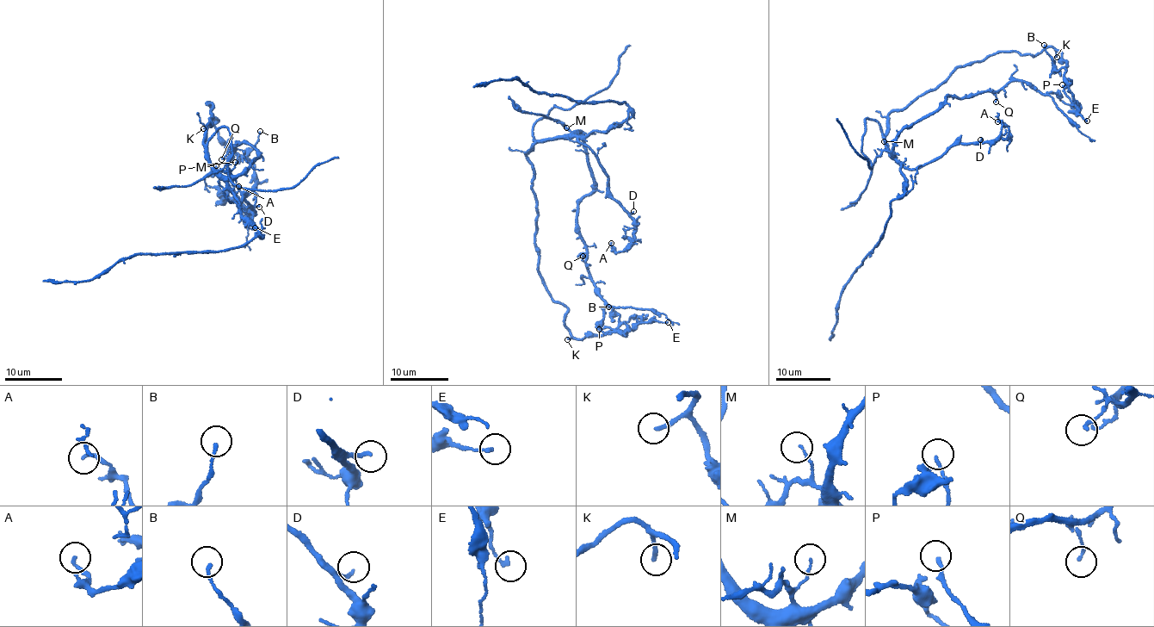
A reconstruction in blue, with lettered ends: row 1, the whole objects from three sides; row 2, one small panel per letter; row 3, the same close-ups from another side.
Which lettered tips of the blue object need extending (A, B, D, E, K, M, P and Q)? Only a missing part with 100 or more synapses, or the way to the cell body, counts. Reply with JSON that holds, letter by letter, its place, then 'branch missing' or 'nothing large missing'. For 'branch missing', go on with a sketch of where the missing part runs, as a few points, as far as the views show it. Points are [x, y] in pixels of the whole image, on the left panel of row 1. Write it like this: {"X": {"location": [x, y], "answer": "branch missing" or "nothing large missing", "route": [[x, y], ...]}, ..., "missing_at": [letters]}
{"A": {"location": [238, 186], "answer": "nothing large missing"}, "B": {"location": [260, 131], "answer": "nothing large missing"}, "D": {"location": [259, 207], "answer": "nothing large missing"}, "E": {"location": [255, 227], "answer": "nothing large missing"}, "K": {"location": [203, 128], "answer": "nothing large missing"}, "M": {"location": [235, 162], "answer": "nothing large missing"}, "P": {"location": [216, 165], "answer": "nothing large missing"}, "Q": {"location": [221, 159], "answer": "nothing large missing"}, "missing_at": []}

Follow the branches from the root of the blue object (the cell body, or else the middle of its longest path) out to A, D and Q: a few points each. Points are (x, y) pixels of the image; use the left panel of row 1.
A: (212, 166), (227, 199), (239, 202), (243, 197), (253, 209), (247, 212), (237, 205), (238, 186)
D: (212, 166), (220, 177), (219, 185), (227, 199), (239, 202), (243, 197), (252, 207), (259, 207)
Q: (212, 166), (224, 176), (236, 176), (258, 154), (256, 150), (241, 142), (231, 147), (233, 151), (221, 159)

